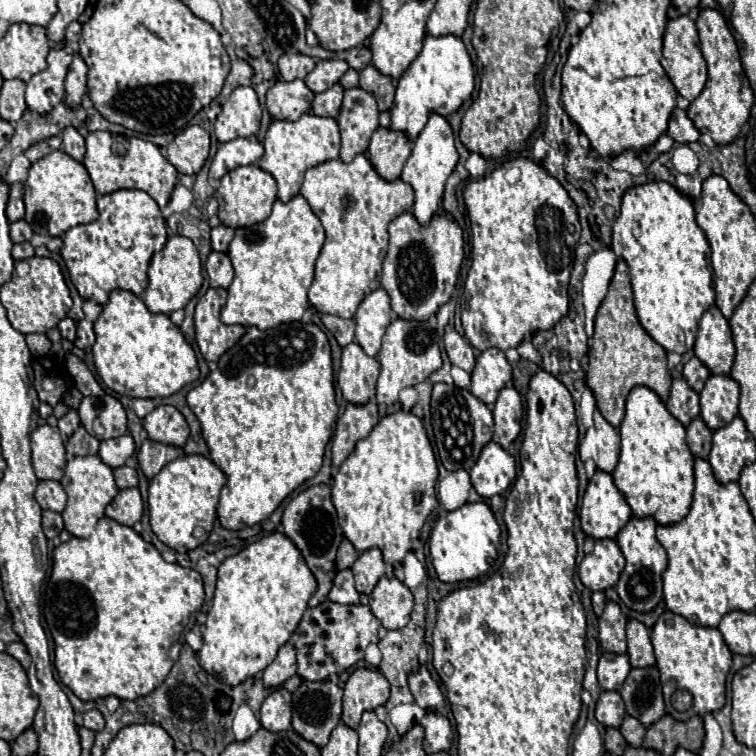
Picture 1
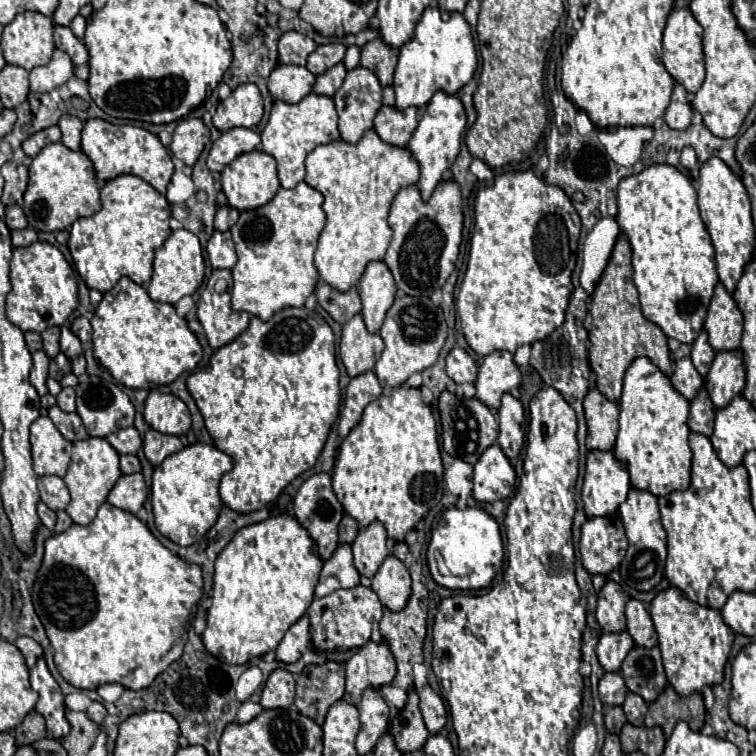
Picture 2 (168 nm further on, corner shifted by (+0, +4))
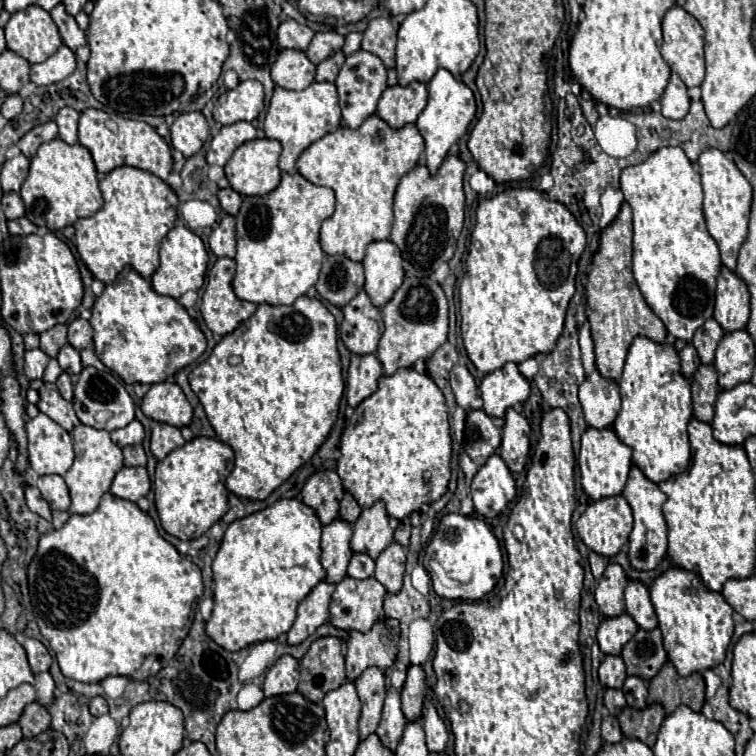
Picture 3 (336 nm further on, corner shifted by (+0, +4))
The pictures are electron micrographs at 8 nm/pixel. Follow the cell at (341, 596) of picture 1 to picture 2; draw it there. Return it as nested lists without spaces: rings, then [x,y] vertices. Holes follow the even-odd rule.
[[[339,544],[329,560],[323,562],[321,578],[315,588],[317,596],[327,596],[339,588],[353,588],[359,584],[359,572],[353,566],[351,546]]]

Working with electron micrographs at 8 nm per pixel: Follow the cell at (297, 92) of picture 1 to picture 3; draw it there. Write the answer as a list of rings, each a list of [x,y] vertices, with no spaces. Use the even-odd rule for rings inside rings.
[[[283,50],[271,66],[271,78],[285,90],[305,90],[315,80],[315,64],[311,64],[305,52]]]

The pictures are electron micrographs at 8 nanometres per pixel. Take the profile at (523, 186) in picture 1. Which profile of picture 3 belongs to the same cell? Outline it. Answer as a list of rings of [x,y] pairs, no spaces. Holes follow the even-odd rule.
[[[505,188],[477,206],[475,228],[467,254],[467,272],[459,286],[461,336],[465,350],[481,374],[505,362],[521,362],[539,352],[551,352],[563,330],[565,310],[575,294],[575,276],[585,248],[585,232],[565,204],[533,188]]]

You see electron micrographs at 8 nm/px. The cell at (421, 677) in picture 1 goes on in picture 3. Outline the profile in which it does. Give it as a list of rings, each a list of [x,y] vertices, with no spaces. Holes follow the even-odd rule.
[[[429,704],[427,710],[423,712],[423,728],[425,728],[427,748],[431,752],[443,752],[449,734],[447,734],[447,726],[445,726],[443,718],[437,714],[433,704]]]

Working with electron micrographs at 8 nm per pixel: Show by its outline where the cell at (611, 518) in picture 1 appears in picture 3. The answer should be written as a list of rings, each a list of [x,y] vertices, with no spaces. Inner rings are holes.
[[[587,428],[587,432],[581,438],[579,470],[581,470],[583,490],[591,500],[619,496],[625,488],[625,482],[631,470],[631,448],[625,446],[611,428],[605,428],[605,430]]]

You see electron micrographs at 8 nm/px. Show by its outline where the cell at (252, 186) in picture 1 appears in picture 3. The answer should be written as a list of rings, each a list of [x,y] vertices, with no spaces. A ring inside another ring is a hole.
[[[257,138],[245,142],[225,164],[229,186],[241,196],[263,196],[277,188],[281,170],[277,166],[281,144],[277,140]]]

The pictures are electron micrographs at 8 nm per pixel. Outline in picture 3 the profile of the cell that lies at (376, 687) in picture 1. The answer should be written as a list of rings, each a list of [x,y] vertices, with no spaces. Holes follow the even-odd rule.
[[[383,620],[375,622],[375,626],[361,634],[351,632],[347,642],[347,680],[355,682],[365,668],[381,668],[387,670],[395,664],[399,644],[399,622]]]

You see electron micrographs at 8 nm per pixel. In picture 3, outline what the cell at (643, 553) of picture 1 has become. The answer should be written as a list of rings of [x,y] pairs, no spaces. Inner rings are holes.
[[[633,466],[629,472],[629,480],[627,480],[627,486],[623,490],[623,496],[629,502],[629,506],[633,510],[633,518],[635,518],[633,532],[629,536],[629,552],[627,552],[629,562],[635,570],[647,570],[647,572],[655,570],[657,564],[667,554],[667,524],[665,524],[663,514],[661,514],[661,506],[667,500],[667,496],[659,490],[657,484],[647,480],[637,466]]]

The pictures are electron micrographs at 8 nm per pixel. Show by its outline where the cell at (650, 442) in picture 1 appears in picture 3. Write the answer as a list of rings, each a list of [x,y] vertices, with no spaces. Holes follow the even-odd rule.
[[[637,336],[629,348],[619,388],[623,406],[613,430],[619,440],[633,450],[633,466],[655,484],[685,472],[691,460],[687,438],[687,424],[693,416],[691,386],[679,370],[679,356],[673,344],[657,344],[649,338]]]

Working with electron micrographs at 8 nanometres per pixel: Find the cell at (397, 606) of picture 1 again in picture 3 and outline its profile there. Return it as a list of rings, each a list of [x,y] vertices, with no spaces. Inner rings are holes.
[[[397,542],[387,546],[379,554],[375,578],[385,586],[387,592],[399,592],[401,590],[403,574],[405,574],[405,556],[407,556],[407,550]]]

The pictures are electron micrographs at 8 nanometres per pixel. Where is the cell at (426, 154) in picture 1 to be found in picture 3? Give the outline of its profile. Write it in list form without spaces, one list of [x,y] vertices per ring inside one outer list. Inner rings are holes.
[[[437,70],[437,74],[427,84],[427,90],[429,90],[429,100],[425,110],[419,114],[415,126],[425,140],[425,164],[433,176],[439,170],[441,162],[447,158],[451,146],[457,144],[459,138],[467,132],[471,120],[475,118],[477,108],[473,92],[461,80],[455,80],[447,70]]]

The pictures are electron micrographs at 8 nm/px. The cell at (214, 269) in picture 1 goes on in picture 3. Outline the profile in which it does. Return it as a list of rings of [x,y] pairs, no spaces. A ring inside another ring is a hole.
[[[223,214],[209,236],[209,248],[219,258],[235,258],[235,218]]]

